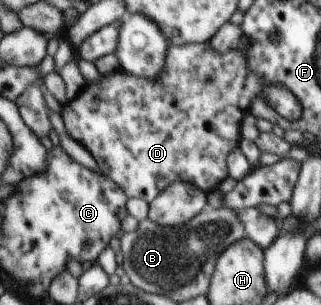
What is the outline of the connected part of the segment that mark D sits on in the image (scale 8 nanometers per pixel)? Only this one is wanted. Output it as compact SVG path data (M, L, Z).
M184 44L167 49L165 69L156 80L139 78L118 70L101 75L99 83L86 87L62 107L60 115L69 136L85 147L98 163L99 171L115 181L130 198L150 203L174 182L190 182L204 193L212 192L229 176L228 154L239 147L241 120L249 113L251 101L264 98L286 120L298 120L302 106L283 86L261 81L246 67L241 51L220 56L206 44Z

